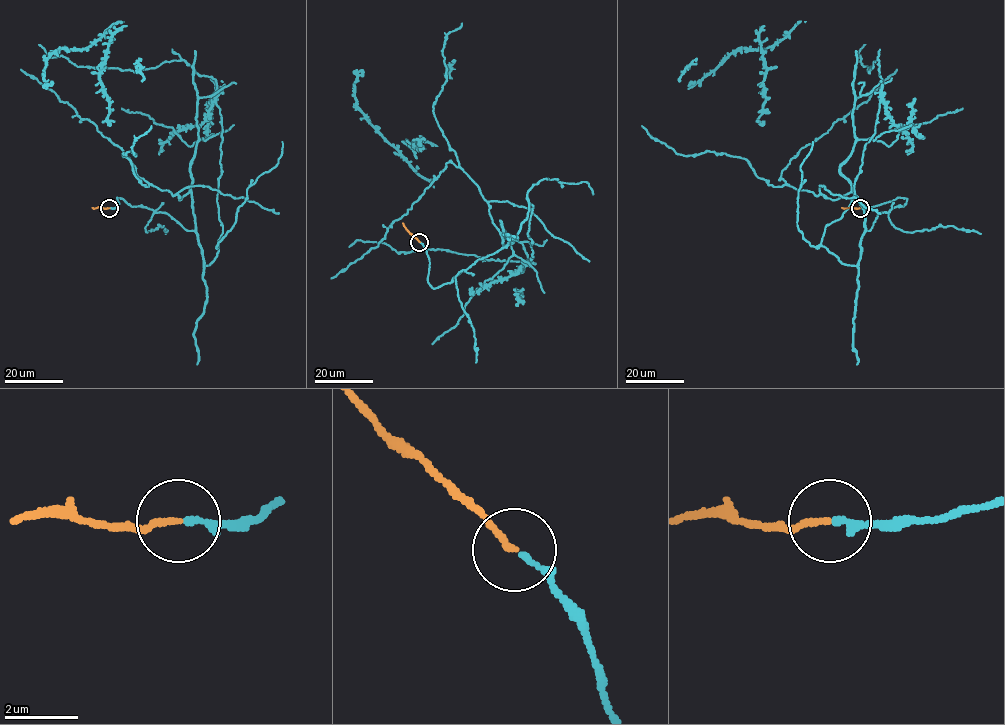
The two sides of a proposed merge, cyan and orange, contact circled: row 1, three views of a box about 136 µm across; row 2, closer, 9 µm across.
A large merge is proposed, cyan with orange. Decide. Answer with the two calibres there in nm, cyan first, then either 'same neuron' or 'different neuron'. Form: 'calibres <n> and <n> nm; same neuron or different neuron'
calibres 160 and 160 nm; same neuron

